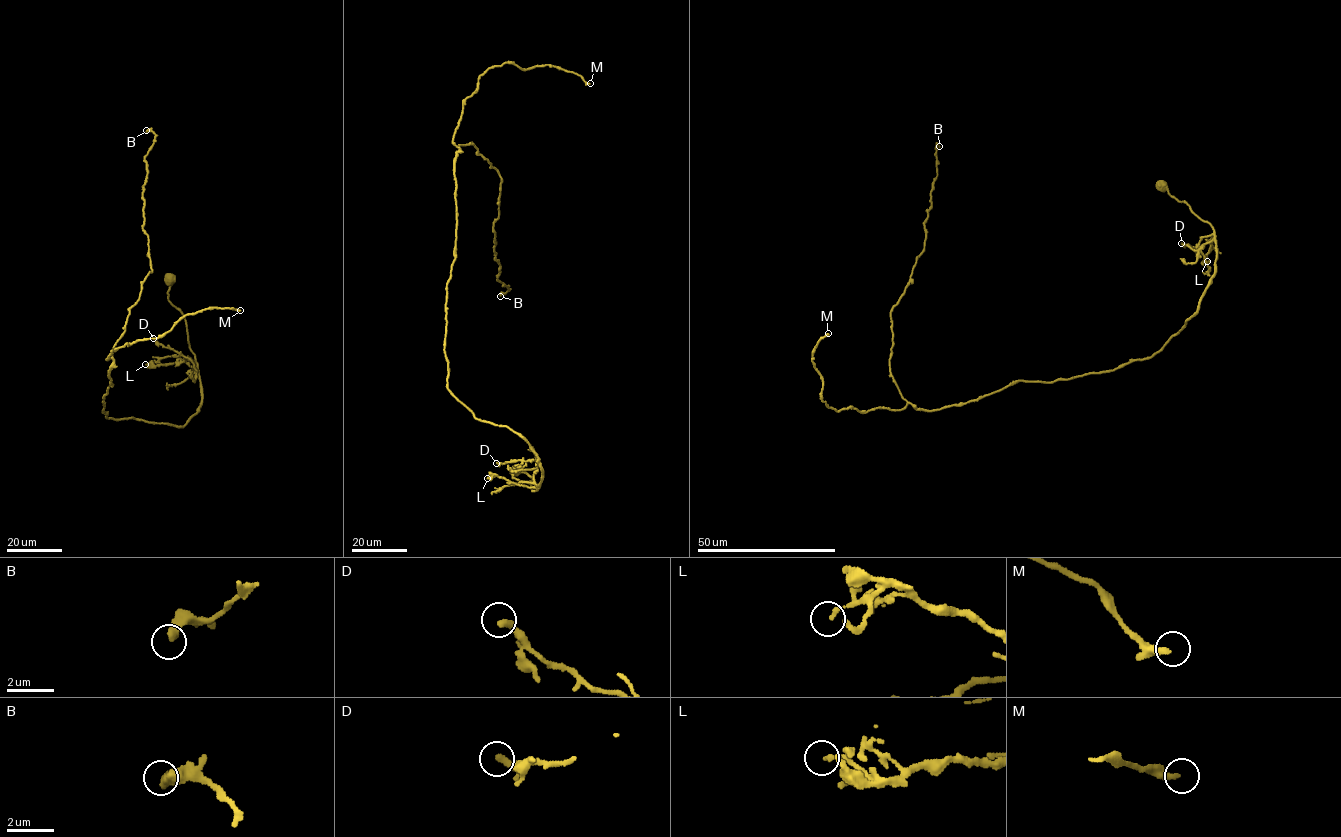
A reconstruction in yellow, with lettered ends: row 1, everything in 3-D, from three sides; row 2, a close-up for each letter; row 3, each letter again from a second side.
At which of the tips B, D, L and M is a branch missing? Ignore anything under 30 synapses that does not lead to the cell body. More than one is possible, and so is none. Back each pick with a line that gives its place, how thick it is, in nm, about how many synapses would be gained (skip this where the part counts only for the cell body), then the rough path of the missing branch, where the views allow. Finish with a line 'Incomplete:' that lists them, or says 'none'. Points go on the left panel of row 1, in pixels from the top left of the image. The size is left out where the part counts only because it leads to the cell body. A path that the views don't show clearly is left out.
M: Place: (240, 310). Thickness 280 nm. Roughly 45 synapses. Course of what is missing: (240, 310), (297, 331), (314, 344), (317, 343)
Incomplete: M

